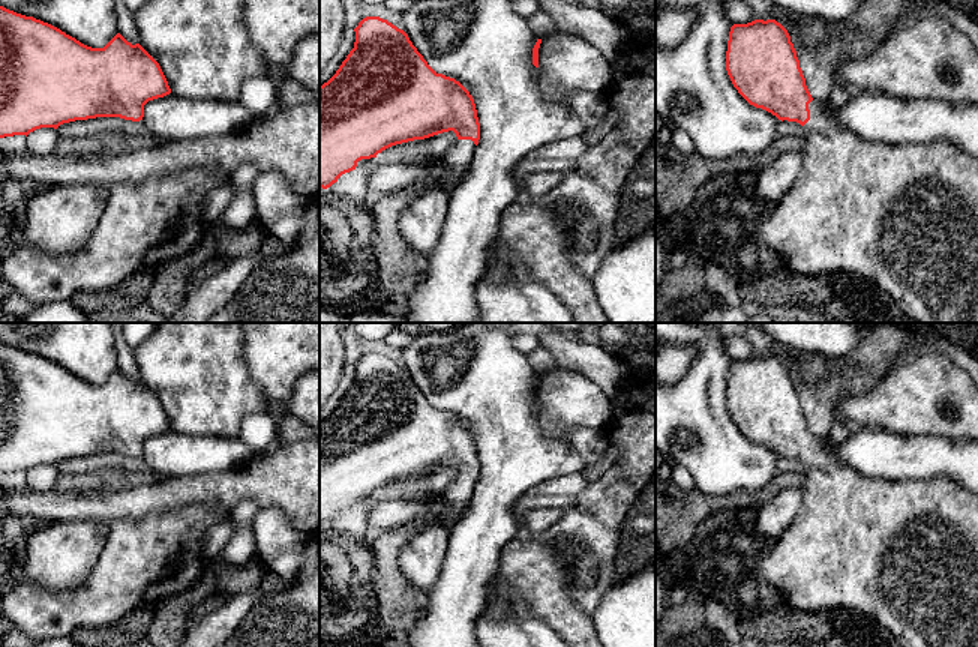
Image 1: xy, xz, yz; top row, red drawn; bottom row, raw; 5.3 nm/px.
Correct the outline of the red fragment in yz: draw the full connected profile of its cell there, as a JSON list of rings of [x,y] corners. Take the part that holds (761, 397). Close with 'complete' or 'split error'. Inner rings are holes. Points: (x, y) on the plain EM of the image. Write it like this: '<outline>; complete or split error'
[[[754,356],[747,360],[734,360],[729,368],[726,407],[738,429],[753,443],[762,444],[778,456],[796,458],[804,465],[806,485],[802,503],[784,533],[771,542],[762,555],[758,570],[783,596],[783,600],[802,612],[825,609],[856,609],[880,623],[902,647],[978,647],[978,495],[969,492],[950,477],[890,480],[867,477],[840,462],[824,438],[812,434],[800,396],[788,366],[776,356]]]; split error

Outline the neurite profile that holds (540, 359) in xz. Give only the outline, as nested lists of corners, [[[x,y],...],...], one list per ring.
[[[538,345],[532,353],[528,354],[528,362],[537,375],[543,375],[548,371],[558,368],[555,357],[543,345]]]

